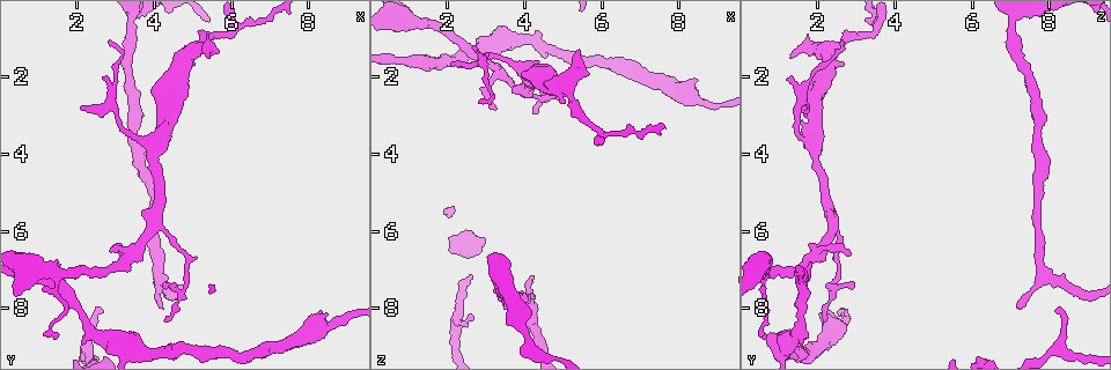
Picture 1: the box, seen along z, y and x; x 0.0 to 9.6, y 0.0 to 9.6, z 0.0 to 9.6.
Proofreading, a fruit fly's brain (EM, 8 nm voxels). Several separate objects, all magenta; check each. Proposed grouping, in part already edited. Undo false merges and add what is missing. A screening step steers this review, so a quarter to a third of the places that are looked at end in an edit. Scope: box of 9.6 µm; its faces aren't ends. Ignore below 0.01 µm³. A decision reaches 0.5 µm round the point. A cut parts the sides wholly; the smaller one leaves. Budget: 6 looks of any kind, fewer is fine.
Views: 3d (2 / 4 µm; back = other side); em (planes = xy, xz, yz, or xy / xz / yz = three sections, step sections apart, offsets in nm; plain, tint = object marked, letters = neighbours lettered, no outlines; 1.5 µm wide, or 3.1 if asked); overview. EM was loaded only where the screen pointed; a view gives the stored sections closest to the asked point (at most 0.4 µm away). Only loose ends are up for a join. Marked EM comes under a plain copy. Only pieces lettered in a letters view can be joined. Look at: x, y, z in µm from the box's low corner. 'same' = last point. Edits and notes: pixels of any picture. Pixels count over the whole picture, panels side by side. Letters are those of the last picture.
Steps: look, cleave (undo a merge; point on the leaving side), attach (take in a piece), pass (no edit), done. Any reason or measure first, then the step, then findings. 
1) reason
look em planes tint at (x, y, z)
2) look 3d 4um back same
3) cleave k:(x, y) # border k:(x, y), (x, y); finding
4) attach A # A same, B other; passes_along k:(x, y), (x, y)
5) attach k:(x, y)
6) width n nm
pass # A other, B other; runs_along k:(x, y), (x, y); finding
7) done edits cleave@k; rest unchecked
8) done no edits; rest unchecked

an open end
look em planes letters at (3.25, 6.55, 2.90)

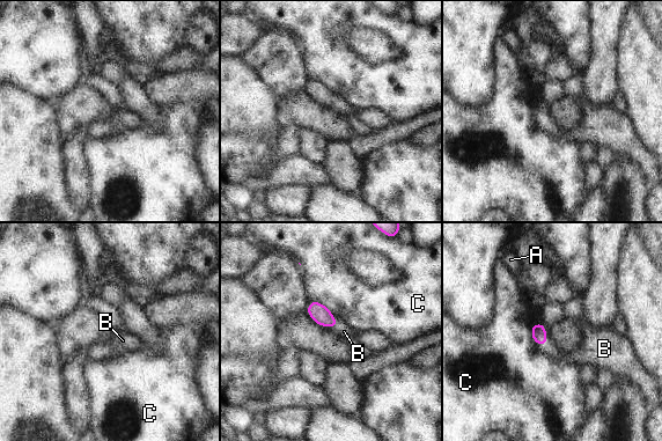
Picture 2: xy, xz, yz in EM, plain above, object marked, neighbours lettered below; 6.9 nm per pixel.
width 110 nm
attach B # A other, B same, C other; passes_along 2:(538, 332), (544, 343), (551, 348); the neuron continues

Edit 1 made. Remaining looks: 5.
a fork
look 3d 2um at (2.85, 2.65, 1.55)

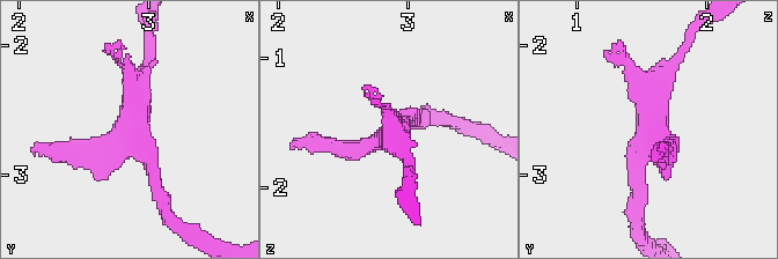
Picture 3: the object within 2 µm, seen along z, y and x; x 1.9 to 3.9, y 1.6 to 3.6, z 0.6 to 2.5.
shape alone is not enough
look em planes tint at (2.84, 2.66, 1.60)

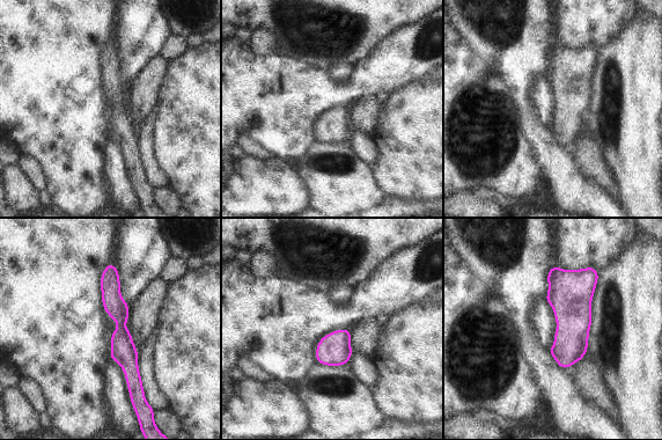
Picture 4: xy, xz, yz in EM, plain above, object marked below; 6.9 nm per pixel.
look em planes letters same

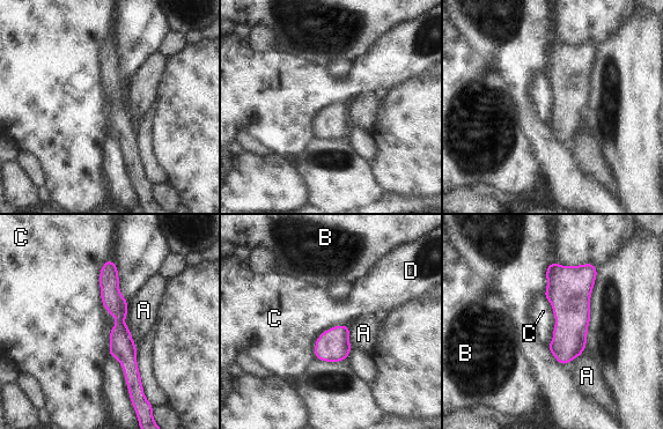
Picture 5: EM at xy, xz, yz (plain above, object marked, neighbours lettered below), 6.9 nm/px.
pass # A other, B other, C other, D other; runs_along 5:(107, 265), (132, 392); continuous, no second neuron

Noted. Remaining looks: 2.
sharp bend
look em planes tint at (4.75, 7.55, 2.35)

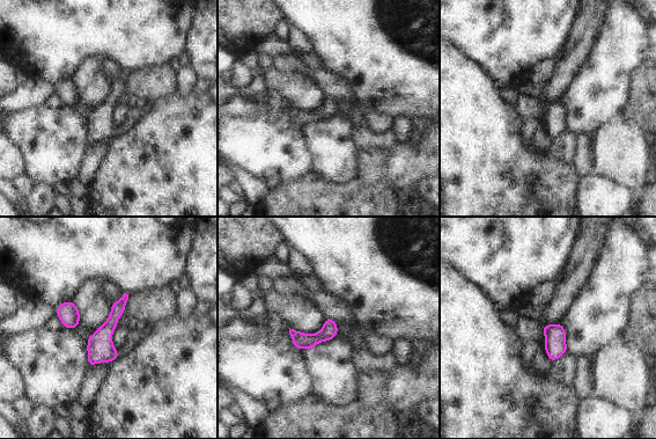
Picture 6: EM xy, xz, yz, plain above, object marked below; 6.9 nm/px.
look em planes letters same

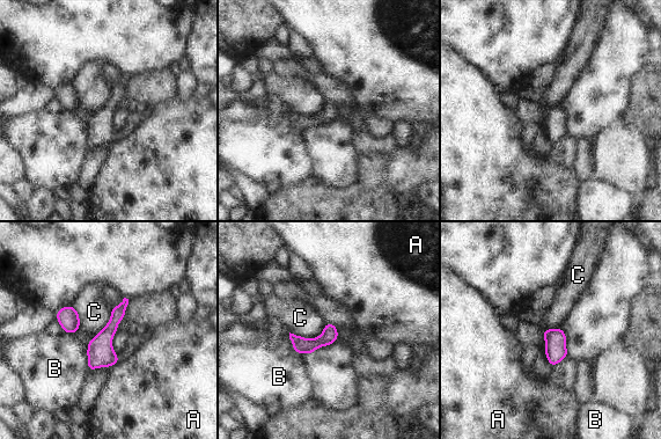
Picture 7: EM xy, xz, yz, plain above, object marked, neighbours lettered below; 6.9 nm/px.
pass # A other, B other, C other; runs_along 7:(125, 301), (92, 366); all the same neuron

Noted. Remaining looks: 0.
done edits attach@2; rest unchecked

